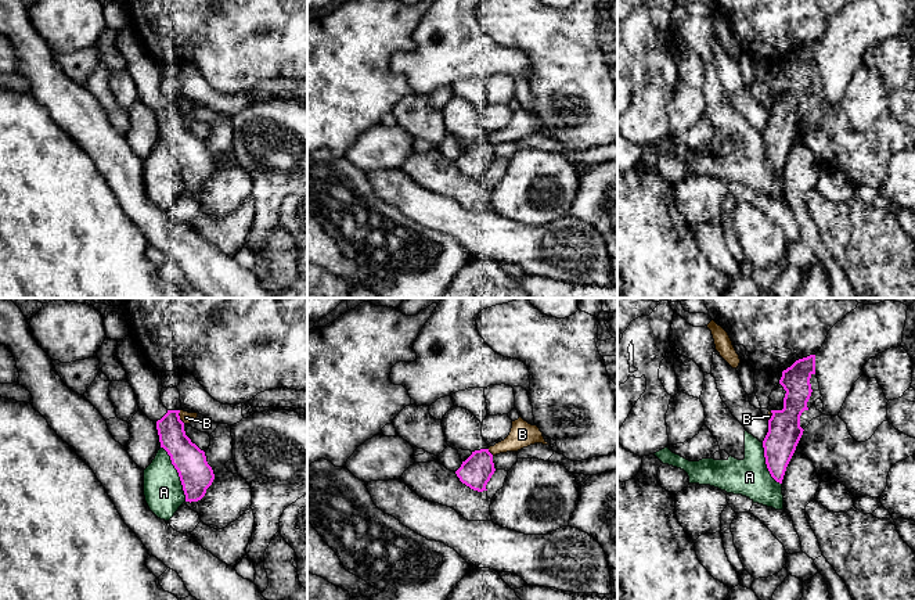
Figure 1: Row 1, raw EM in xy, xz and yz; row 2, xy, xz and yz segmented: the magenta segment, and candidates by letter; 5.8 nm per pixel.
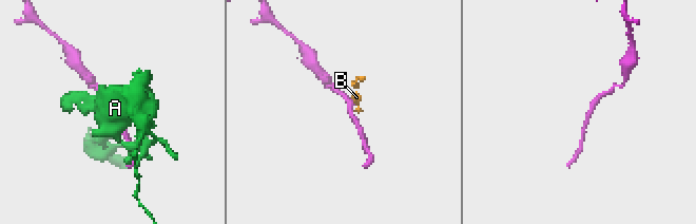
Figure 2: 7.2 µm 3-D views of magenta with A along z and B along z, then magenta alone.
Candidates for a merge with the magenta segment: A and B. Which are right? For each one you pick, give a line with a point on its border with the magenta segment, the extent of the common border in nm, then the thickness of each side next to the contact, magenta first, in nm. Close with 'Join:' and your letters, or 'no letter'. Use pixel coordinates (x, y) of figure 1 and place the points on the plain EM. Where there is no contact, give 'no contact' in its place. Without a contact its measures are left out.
Join: no letter

